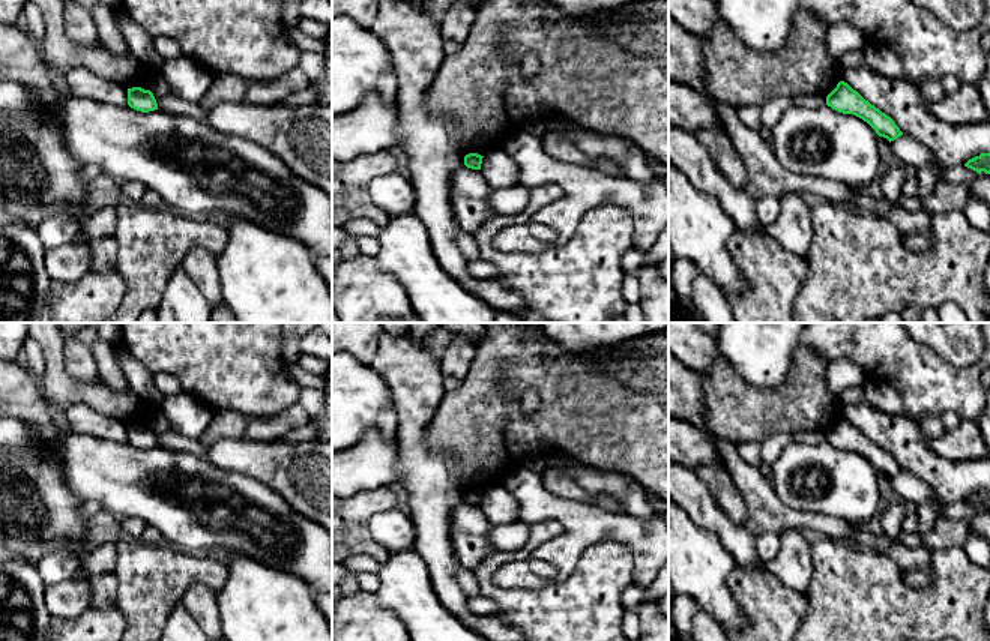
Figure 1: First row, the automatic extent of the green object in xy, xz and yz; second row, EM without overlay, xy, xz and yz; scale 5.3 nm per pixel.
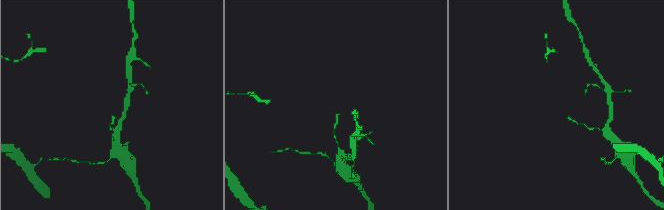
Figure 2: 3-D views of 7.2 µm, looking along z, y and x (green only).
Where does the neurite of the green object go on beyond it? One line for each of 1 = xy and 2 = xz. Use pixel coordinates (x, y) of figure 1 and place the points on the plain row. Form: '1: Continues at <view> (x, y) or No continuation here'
1: No continuation here
2: No continuation here

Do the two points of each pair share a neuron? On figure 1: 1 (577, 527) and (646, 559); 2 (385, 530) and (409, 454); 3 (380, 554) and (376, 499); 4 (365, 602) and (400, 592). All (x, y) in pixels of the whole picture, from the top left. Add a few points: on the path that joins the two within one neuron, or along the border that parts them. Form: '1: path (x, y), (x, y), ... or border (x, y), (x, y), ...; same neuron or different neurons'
1: path (595, 527), (619, 527), (633, 541); same neuron
2: border (409, 514), (415, 529), (413, 547); different neurons
3: path (367, 541), (362, 536), (362, 512); same neuron
4: border (373, 593), (377, 604), (392, 611), (401, 622); different neurons

